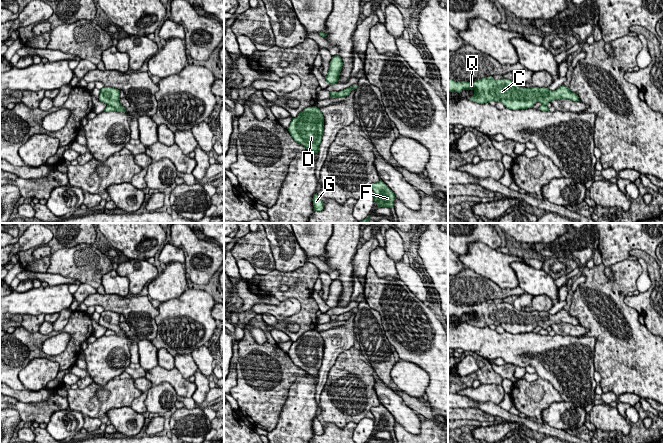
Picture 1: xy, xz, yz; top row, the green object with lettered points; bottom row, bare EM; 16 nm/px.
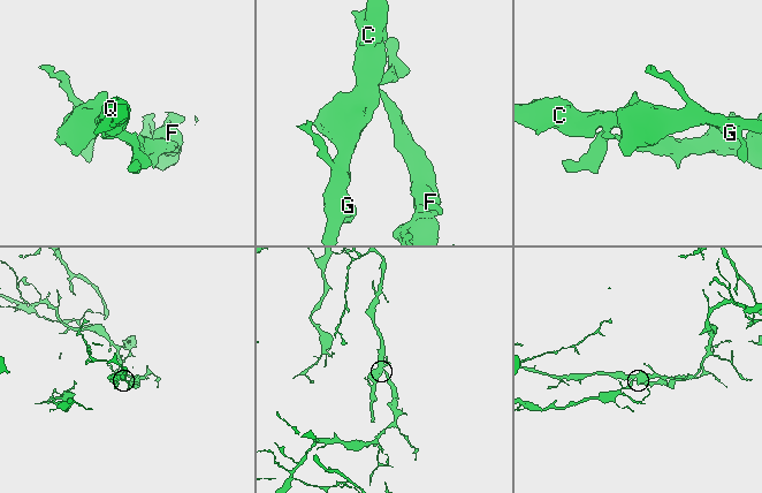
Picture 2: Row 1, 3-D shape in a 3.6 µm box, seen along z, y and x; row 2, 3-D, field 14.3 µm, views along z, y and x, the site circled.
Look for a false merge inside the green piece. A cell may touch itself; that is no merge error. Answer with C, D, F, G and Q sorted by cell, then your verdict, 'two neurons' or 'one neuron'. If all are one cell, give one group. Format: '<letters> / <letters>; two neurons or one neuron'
C D G Q / F; two neurons

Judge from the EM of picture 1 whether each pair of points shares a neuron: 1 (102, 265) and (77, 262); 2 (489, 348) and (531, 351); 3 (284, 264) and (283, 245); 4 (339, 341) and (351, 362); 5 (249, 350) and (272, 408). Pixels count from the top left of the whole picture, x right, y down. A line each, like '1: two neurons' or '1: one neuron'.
1: one neuron
2: one neuron
3: one neuron
4: two neurons
5: one neuron

